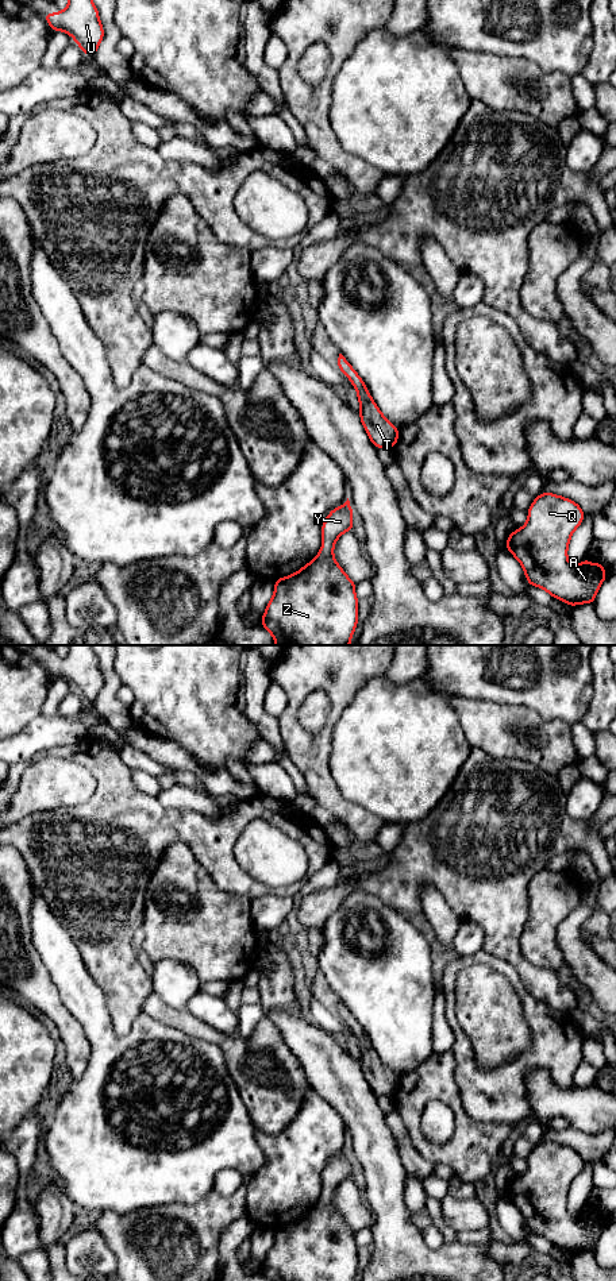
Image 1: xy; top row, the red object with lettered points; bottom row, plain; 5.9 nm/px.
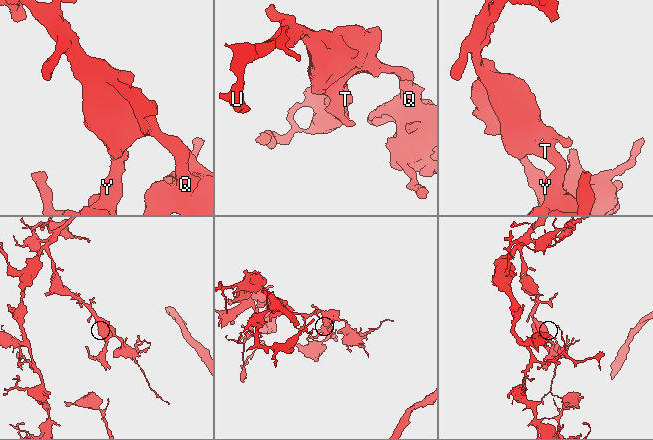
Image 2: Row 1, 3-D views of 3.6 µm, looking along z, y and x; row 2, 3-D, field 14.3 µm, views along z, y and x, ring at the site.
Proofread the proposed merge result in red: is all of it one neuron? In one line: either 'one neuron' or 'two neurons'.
one neuron

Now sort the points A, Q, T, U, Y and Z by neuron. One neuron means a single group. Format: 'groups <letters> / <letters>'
groups A Q T U Y Z

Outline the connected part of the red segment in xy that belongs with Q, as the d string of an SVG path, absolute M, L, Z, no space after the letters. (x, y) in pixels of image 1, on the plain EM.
M540 1141L528 1155L528 1168L523 1176L515 1177L504 1193L523 1214L525 1227L530 1234L536 1234L546 1238L551 1245L574 1255L580 1251L594 1251L597 1239L608 1222L605 1220L602 1211L586 1204L580 1212L571 1214L567 1208L567 1196L570 1185L574 1178L582 1172L585 1166L584 1158L580 1153L569 1146L553 1142Z

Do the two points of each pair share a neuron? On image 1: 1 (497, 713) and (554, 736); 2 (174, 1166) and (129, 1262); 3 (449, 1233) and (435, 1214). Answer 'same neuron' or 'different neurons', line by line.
1: same neuron
2: different neurons
3: same neuron

